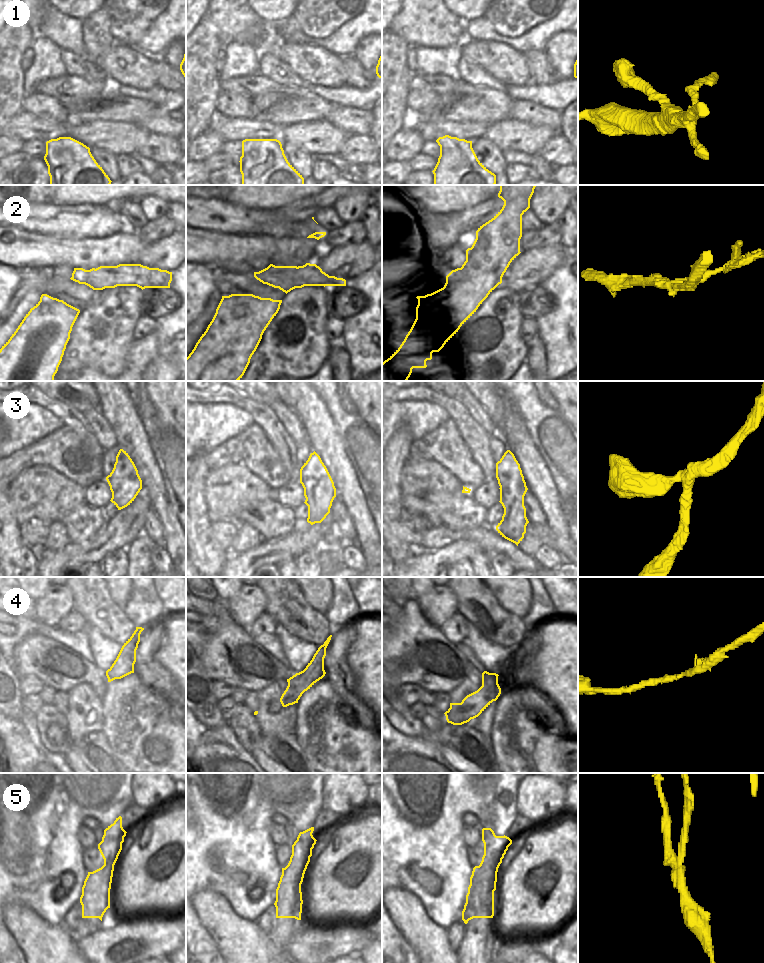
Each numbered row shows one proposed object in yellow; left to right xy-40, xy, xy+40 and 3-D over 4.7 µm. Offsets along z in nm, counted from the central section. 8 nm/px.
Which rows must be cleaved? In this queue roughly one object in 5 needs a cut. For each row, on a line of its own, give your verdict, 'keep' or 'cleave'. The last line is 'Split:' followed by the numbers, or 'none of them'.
1: keep
2: cleave
3: keep
4: keep
5: cleave
Split: 2, 5

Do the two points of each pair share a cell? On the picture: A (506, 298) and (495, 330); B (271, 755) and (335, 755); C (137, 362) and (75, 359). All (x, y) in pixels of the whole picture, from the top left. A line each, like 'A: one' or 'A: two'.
A: one
B: two
C: two

